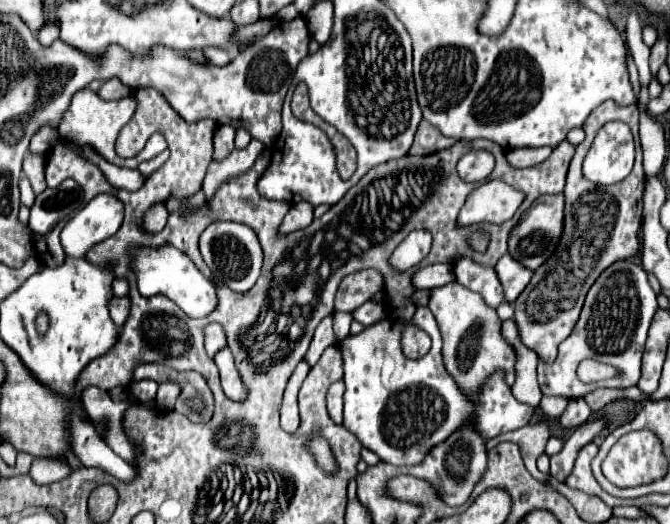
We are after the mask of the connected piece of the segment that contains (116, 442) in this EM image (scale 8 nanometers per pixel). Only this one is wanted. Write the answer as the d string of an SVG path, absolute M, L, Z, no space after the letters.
M89 386L83 389L83 401L85 401L85 409L91 415L91 419L95 423L99 423L101 427L105 427L103 437L107 441L107 445L125 461L133 461L135 457L135 447L129 443L129 439L123 433L122 418L125 411L137 403L135 397L127 399L125 402L114 402L108 392L99 389L96 386Z

